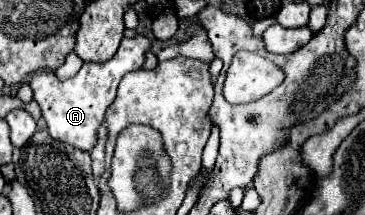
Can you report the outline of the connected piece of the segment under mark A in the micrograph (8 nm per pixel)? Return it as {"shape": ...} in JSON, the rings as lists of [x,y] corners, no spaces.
{"shape":[[[135,35],[123,39],[117,53],[103,63],[85,63],[73,77],[61,81],[53,71],[35,71],[31,75],[33,97],[43,111],[47,129],[53,139],[69,143],[81,151],[91,151],[97,143],[97,129],[103,123],[107,107],[115,101],[117,85],[121,77],[129,71],[141,69],[145,63],[145,53],[151,49],[151,39],[145,35]]]}

